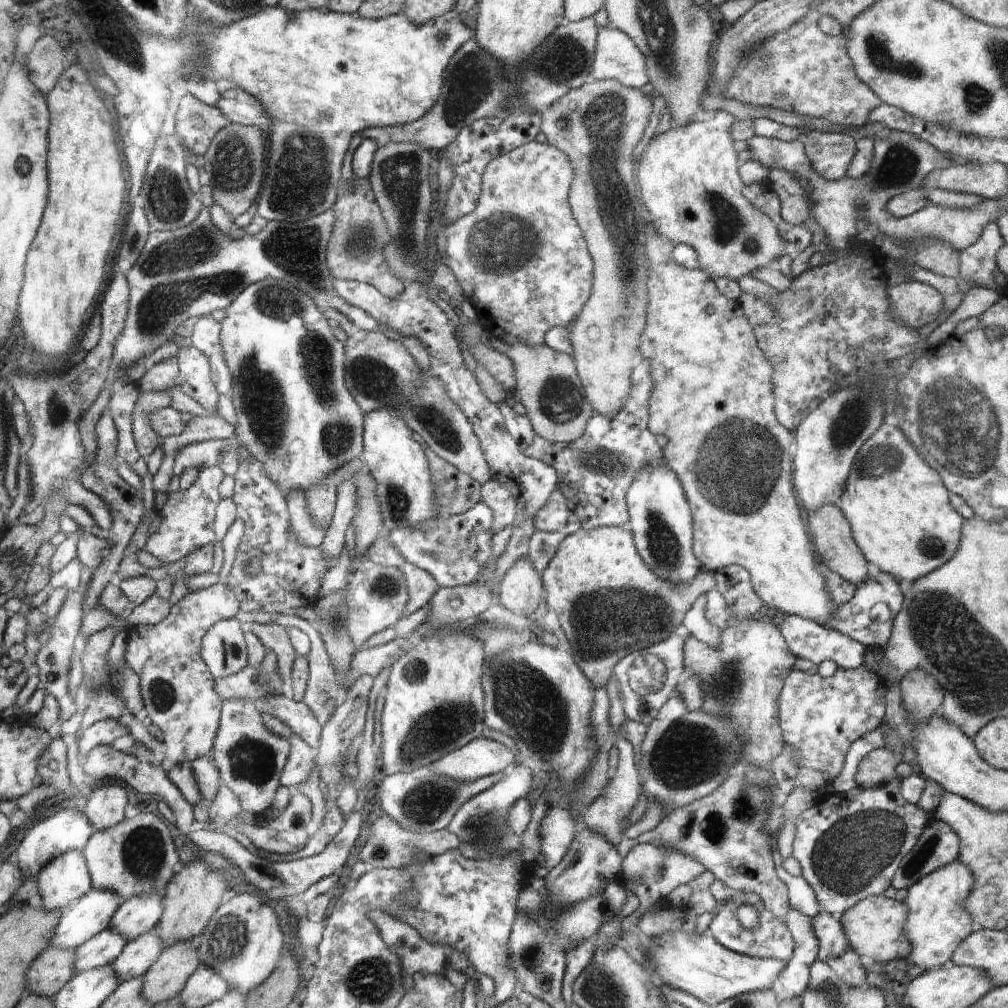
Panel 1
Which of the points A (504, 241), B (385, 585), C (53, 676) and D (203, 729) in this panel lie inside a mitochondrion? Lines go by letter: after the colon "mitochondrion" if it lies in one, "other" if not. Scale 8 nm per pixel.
A: mitochondrion
B: mitochondrion
C: other
D: other

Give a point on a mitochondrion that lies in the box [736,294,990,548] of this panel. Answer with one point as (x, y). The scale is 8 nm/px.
(854, 417)

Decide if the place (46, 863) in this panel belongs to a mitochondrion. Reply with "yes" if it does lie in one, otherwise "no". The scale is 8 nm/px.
no

